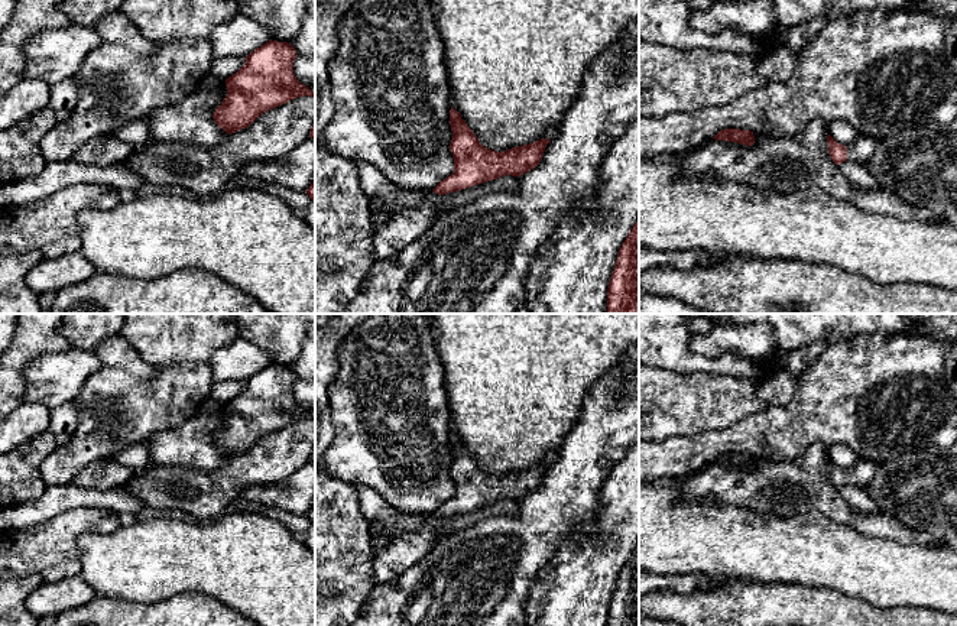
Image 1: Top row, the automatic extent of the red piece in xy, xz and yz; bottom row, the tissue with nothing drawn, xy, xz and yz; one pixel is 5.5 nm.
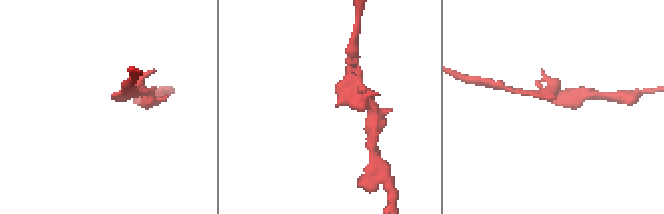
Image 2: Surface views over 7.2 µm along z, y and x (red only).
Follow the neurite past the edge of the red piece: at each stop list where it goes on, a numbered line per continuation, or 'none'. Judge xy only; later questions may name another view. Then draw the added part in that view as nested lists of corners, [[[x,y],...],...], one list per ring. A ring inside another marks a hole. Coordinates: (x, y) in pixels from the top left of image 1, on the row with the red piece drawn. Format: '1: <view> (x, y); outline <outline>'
none

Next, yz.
1: yz (863, 148); outline [[[860,134],[859,139],[847,147],[847,162],[866,165],[876,150],[877,140]]]

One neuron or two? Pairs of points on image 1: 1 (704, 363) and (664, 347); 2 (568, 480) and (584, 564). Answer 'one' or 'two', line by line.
1: one
2: two

